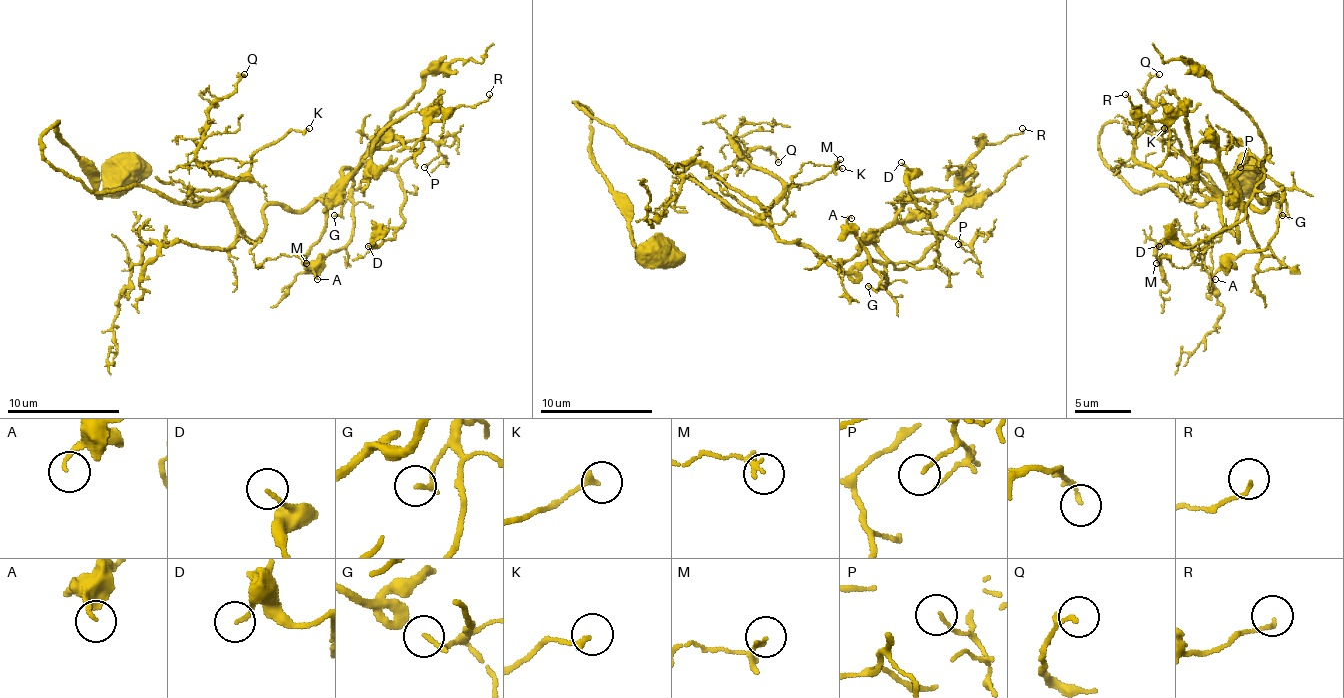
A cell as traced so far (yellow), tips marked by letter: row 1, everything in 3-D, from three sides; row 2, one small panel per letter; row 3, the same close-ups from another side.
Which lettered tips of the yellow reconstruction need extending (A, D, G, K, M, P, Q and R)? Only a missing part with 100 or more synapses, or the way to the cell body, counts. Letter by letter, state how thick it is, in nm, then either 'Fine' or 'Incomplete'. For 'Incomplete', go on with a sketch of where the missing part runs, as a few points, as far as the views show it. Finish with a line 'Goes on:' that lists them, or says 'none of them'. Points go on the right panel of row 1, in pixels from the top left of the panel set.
A: Thickness 130 nm. Fine
D: Thickness 120 nm. Fine
G: Thickness 160 nm. Fine
K: Thickness 200 nm. Fine
M: Thickness 120 nm. Fine
P: Thickness 90 nm. Fine
Q: Thickness 150 nm. Fine
R: Thickness 120 nm. Fine
Goes on: none of them

